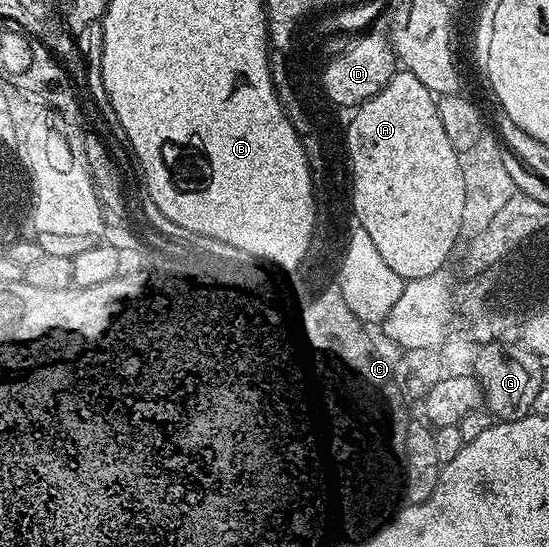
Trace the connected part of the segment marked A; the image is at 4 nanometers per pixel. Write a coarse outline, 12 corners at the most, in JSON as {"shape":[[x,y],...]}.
{"shape":[[400,69],[355,108],[356,212],[406,280],[466,205],[437,100]]}

